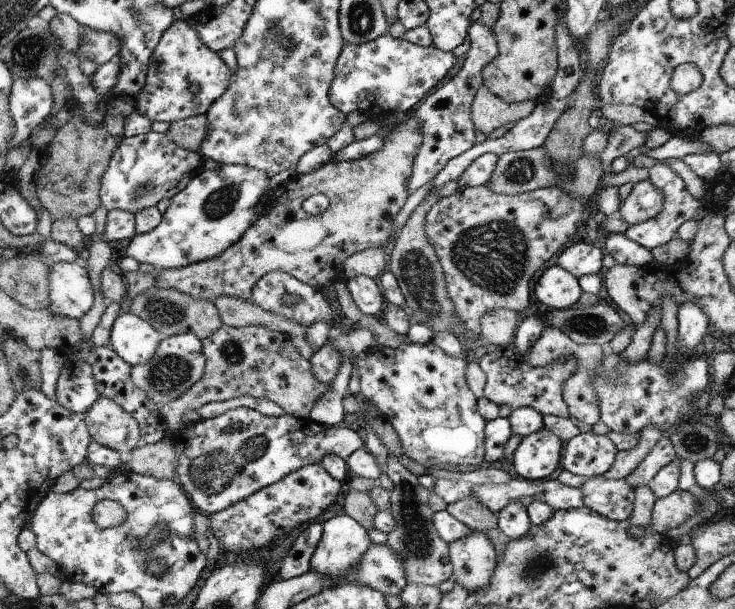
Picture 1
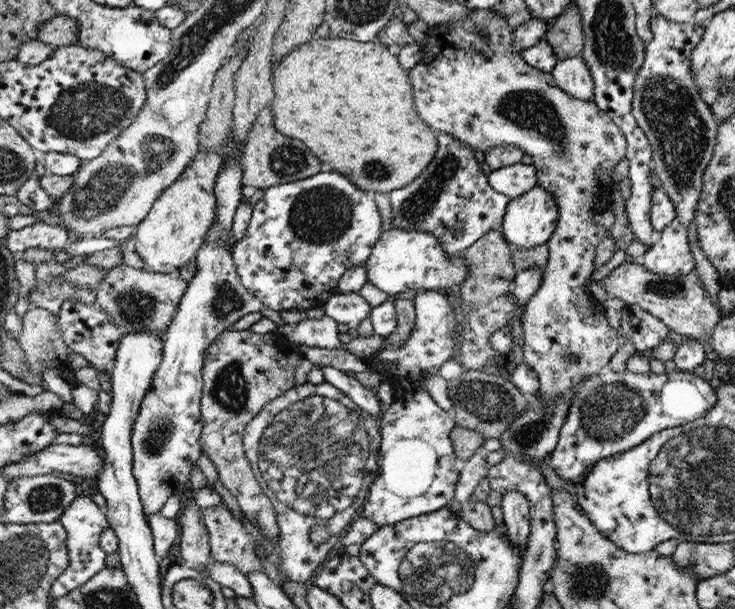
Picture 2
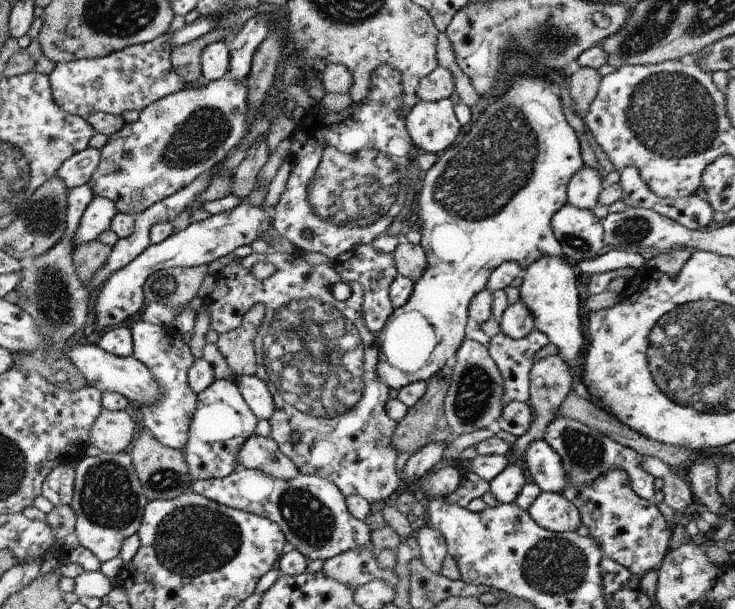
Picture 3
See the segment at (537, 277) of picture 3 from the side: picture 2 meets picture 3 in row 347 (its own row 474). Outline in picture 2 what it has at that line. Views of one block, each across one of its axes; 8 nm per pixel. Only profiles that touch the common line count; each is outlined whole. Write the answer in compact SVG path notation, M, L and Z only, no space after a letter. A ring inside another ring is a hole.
M606 365L577 386L550 466L562 480L576 480L603 458L634 448L661 430L699 420L716 402L716 385L693 372L634 374L614 372Z

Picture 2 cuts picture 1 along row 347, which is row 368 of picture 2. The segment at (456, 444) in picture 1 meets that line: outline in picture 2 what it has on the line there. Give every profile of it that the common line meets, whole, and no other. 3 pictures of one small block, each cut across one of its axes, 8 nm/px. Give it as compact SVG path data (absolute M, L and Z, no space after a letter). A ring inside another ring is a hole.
M418 291L411 293L414 300L416 322L410 338L404 346L388 346L384 344L382 352L372 354L368 358L377 370L384 372L392 364L397 366L395 374L387 374L386 380L395 388L395 400L386 406L380 420L381 447L378 459L379 473L376 480L370 485L367 502L358 514L364 515L370 521L376 521L378 528L384 525L393 525L403 520L430 514L444 508L454 499L455 488L460 478L460 463L456 458L456 451L450 439L454 431L455 420L444 411L430 396L423 386L423 374L435 375L440 371L440 365L452 357L456 358L456 337L458 337L459 320L450 300L444 291Z

